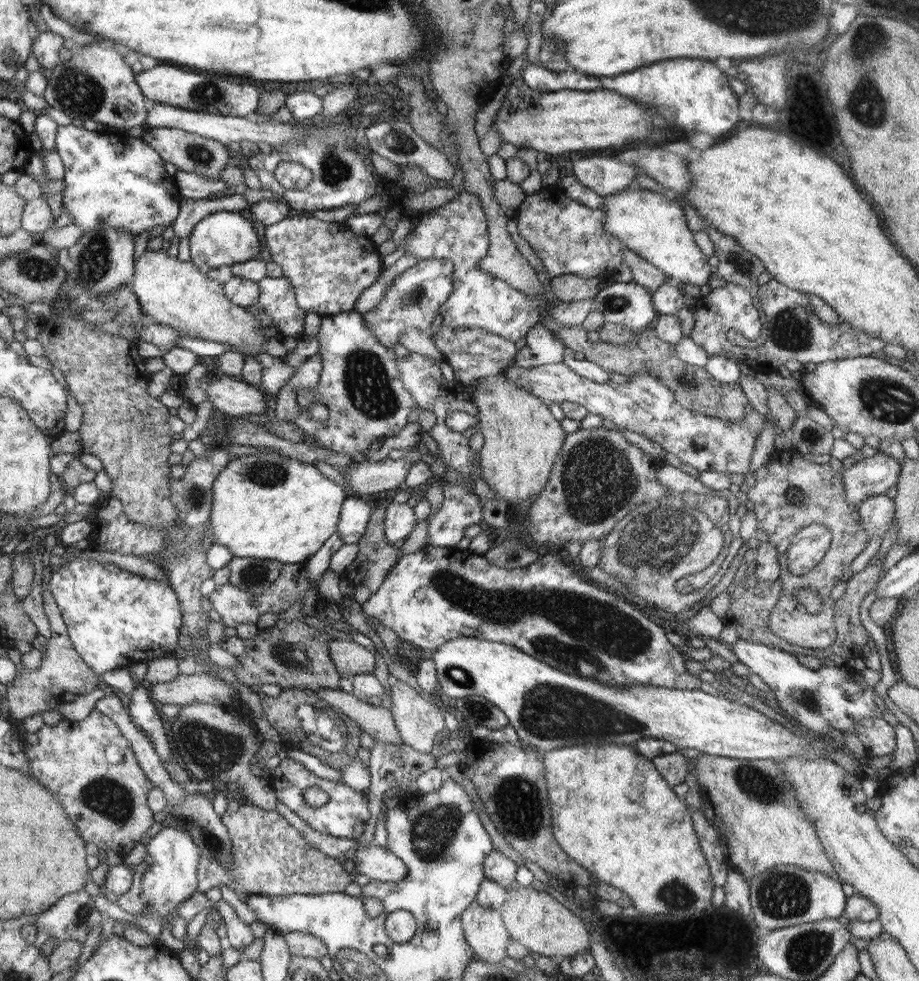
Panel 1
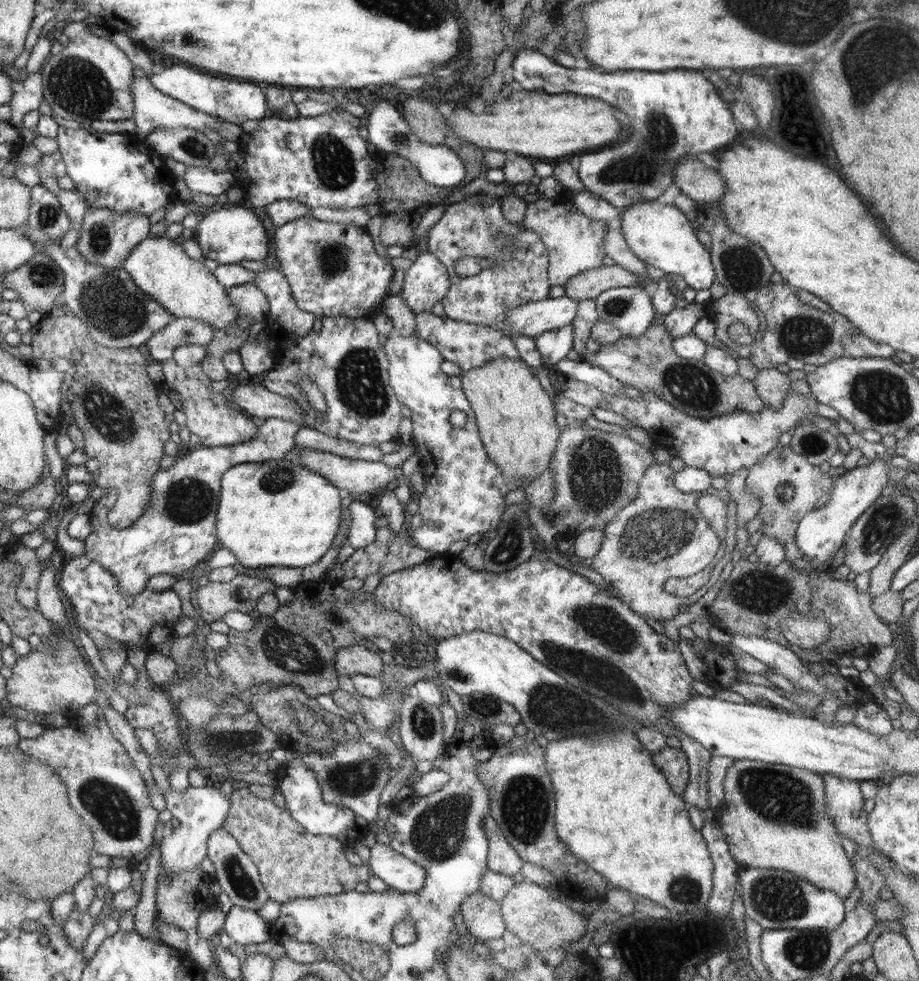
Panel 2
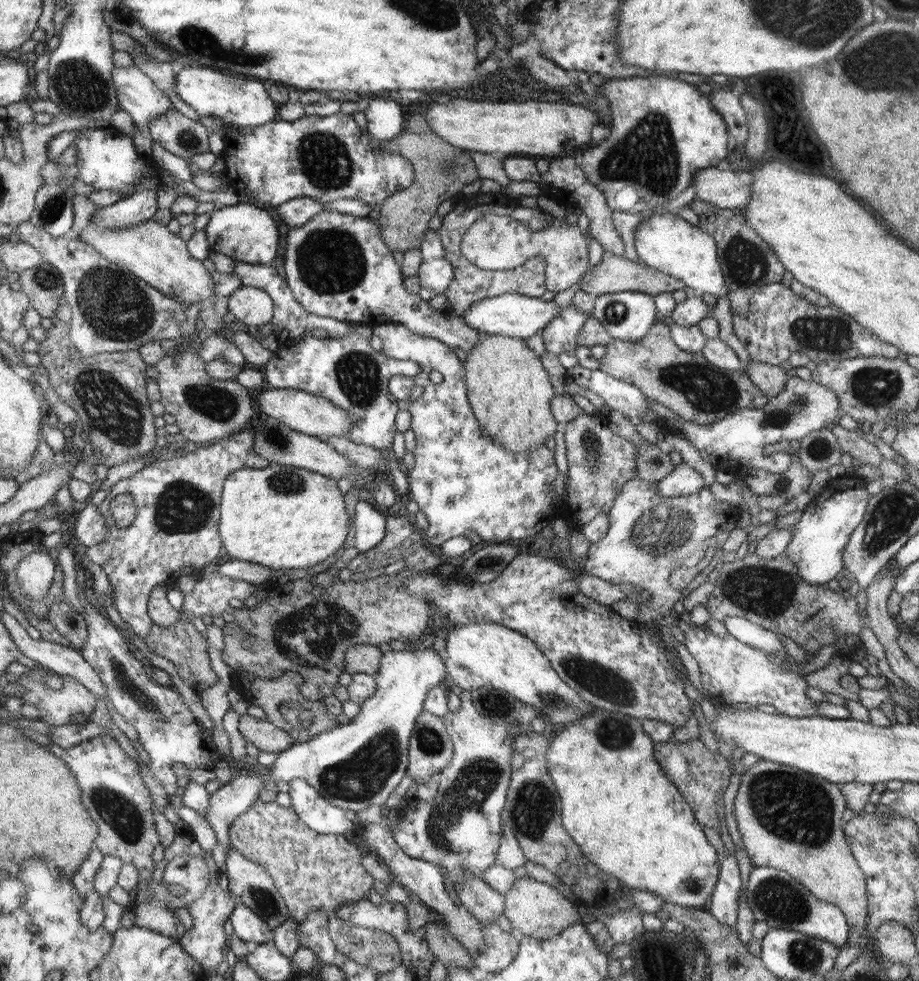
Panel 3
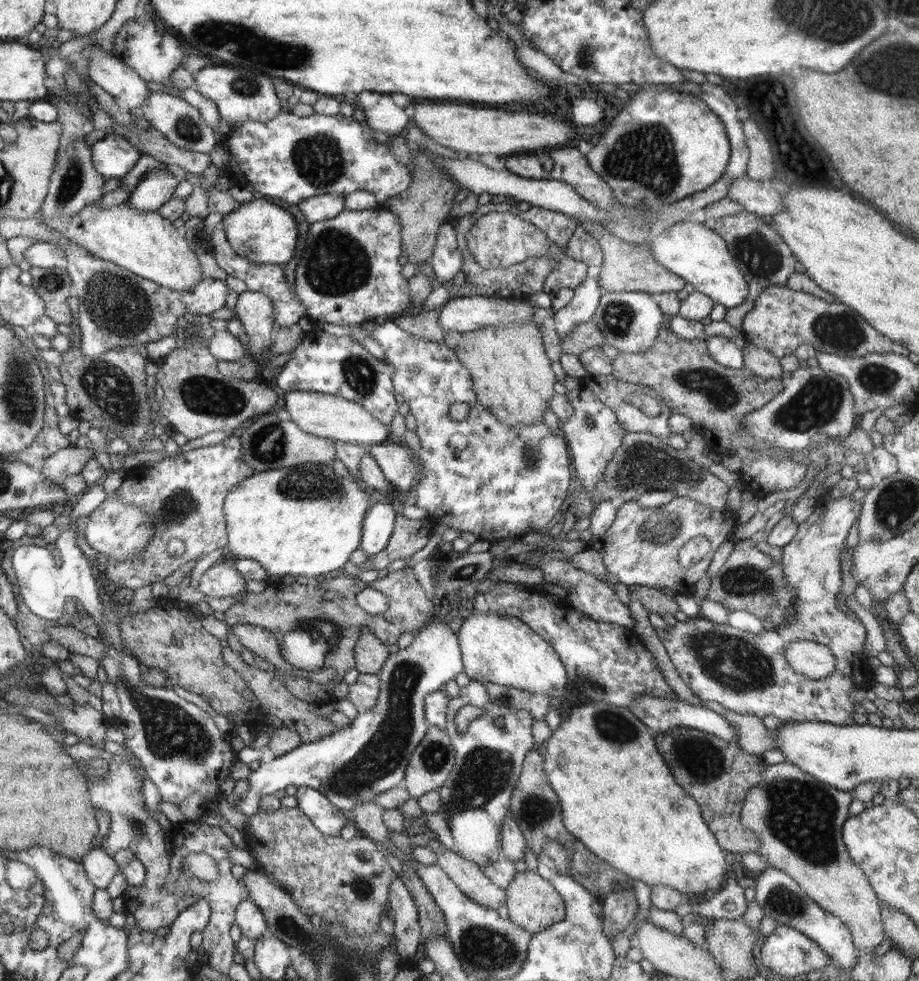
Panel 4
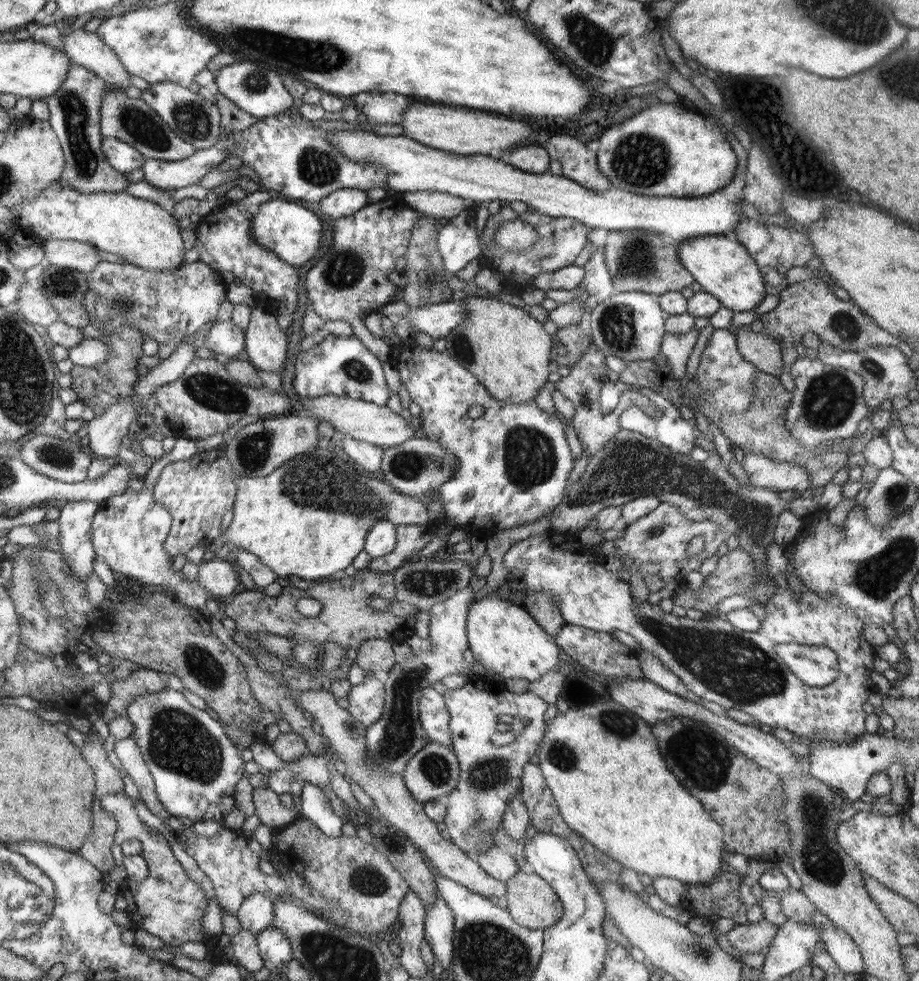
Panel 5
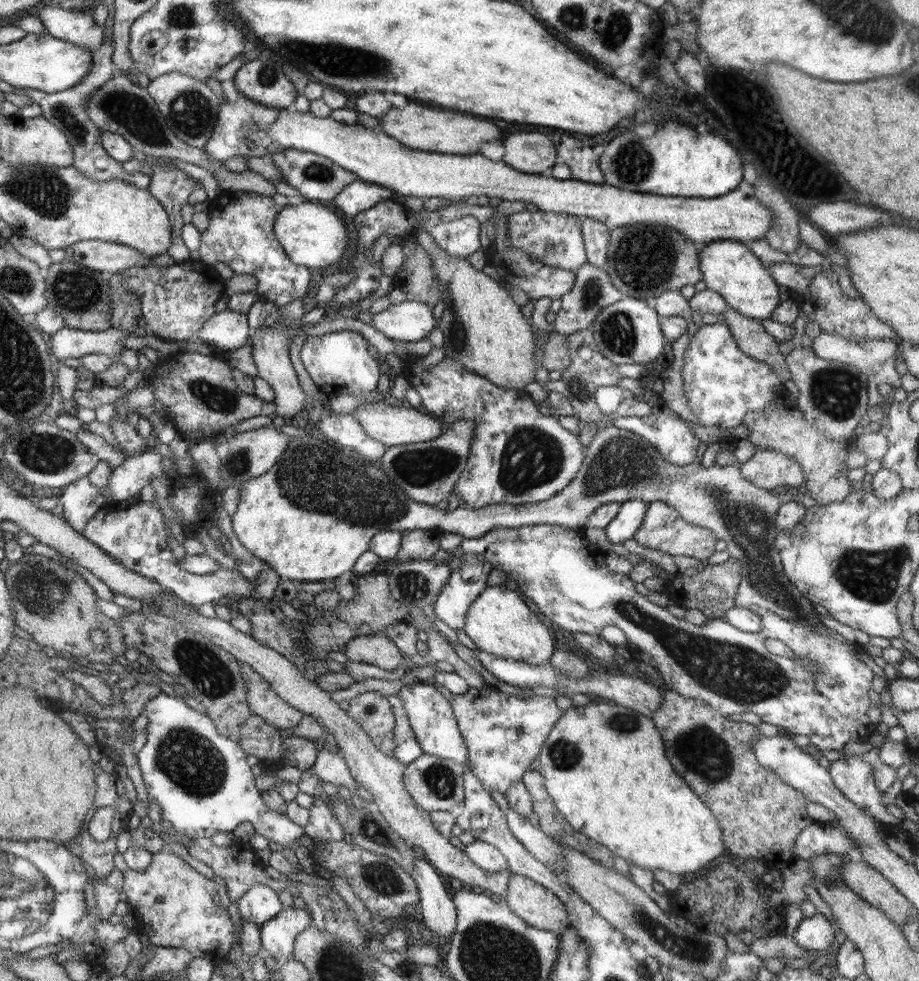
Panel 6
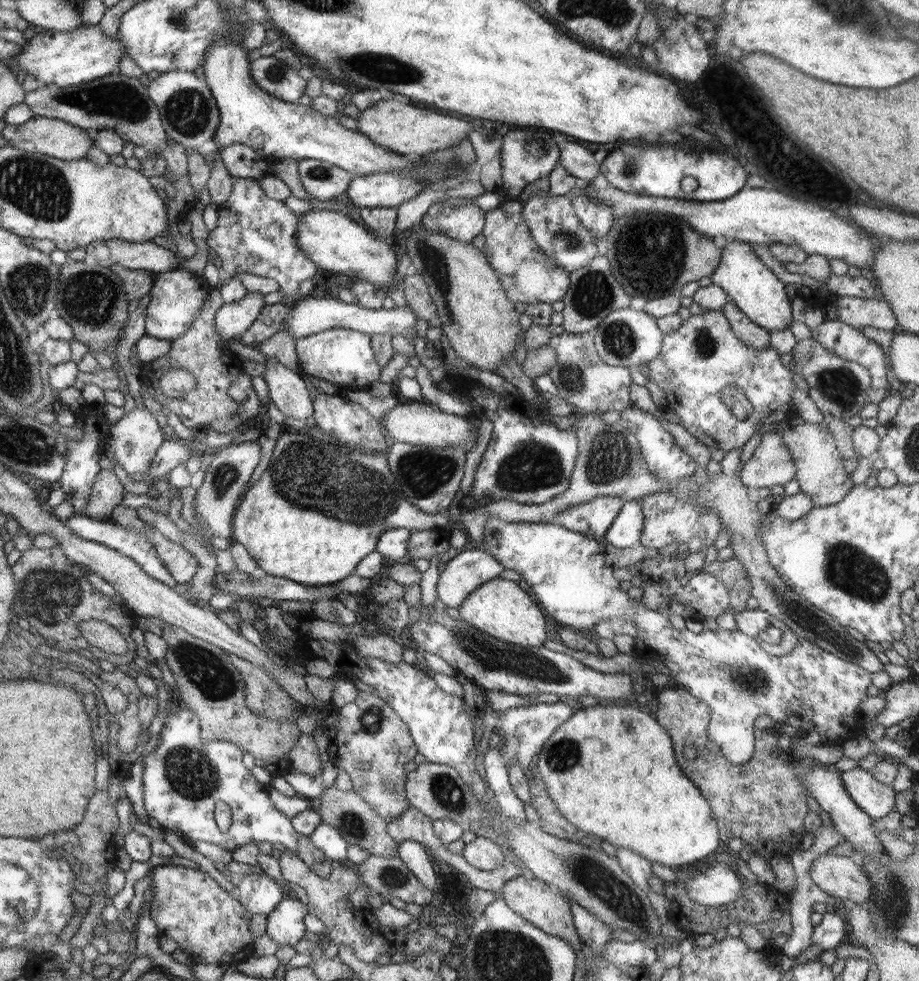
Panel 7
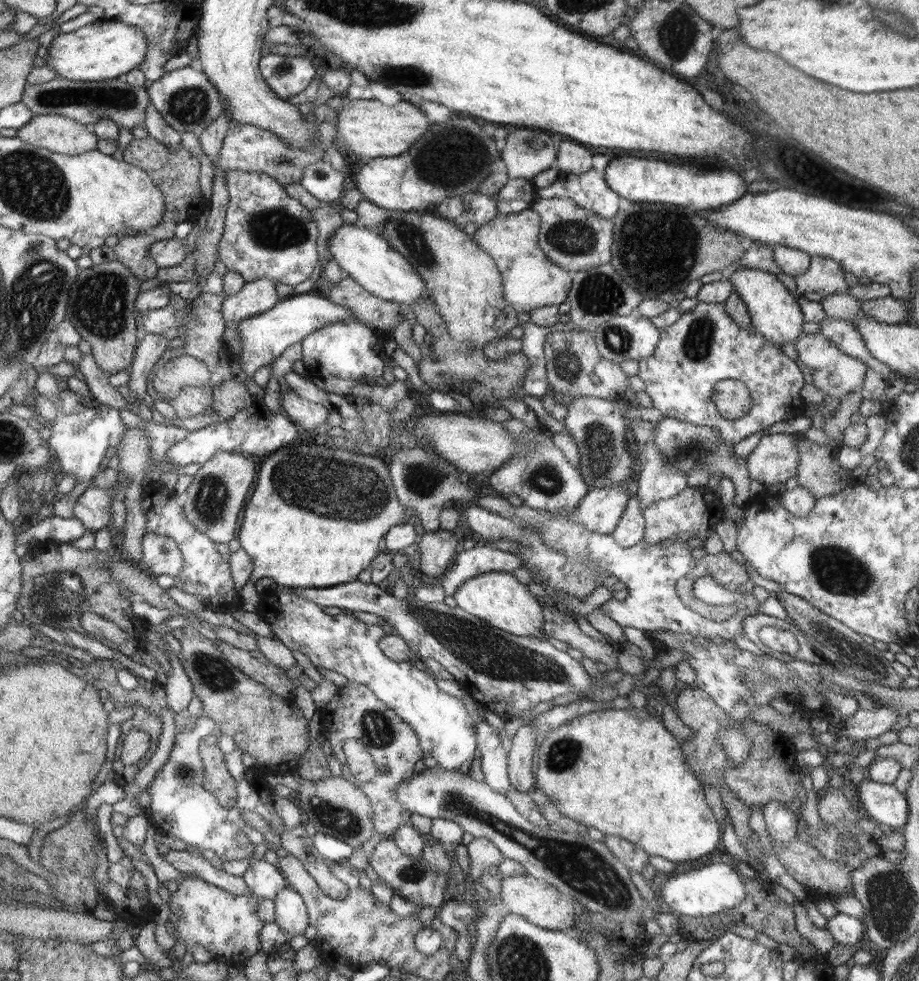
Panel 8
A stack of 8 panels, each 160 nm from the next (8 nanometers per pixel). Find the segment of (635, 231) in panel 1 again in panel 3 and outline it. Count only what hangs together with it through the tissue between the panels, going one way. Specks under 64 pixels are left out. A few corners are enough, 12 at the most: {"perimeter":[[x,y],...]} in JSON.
{"perimeter":[[676,216],[638,223],[639,260],[700,295],[727,295],[711,235]]}

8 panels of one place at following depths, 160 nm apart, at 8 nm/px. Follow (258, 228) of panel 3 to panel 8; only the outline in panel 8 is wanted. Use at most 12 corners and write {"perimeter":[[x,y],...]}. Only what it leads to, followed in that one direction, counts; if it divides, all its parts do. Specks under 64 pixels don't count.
{"perimeter":[[337,223],[330,259],[381,300],[428,297],[410,261],[375,230]]}

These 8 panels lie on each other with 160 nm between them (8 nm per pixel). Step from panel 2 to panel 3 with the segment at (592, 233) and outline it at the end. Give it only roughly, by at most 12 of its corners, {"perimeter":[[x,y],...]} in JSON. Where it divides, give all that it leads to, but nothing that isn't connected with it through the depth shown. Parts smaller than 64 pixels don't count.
{"perimeter":[[488,214],[466,231],[461,254],[488,272],[517,270],[538,255],[545,287],[578,283],[588,238],[550,217],[532,231]]}

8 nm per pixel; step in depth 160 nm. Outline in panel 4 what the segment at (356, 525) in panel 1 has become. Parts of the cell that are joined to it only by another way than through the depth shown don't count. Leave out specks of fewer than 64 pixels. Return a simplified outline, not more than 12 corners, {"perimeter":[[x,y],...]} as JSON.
{"perimeter":[[372,503],[362,523],[360,548],[384,550],[398,511]]}

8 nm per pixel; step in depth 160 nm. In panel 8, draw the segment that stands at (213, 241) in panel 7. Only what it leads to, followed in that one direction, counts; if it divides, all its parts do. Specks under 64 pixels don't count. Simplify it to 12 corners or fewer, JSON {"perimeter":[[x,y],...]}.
{"perimeter":[[226,172],[218,256],[252,282],[318,266],[306,206],[262,172]]}

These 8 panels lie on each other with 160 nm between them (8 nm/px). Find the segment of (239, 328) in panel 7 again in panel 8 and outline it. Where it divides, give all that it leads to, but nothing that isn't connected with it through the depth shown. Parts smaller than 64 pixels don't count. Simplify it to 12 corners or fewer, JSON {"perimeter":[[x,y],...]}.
{"perimeter":[[274,280],[246,282],[221,309],[234,327],[280,302]]}

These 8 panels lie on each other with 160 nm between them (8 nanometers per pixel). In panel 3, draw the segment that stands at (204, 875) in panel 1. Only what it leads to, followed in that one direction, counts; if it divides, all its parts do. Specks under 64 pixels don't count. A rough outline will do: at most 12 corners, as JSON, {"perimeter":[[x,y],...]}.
{"perimeter":[[258,799],[231,844],[270,873],[298,923],[366,899],[344,835]]}

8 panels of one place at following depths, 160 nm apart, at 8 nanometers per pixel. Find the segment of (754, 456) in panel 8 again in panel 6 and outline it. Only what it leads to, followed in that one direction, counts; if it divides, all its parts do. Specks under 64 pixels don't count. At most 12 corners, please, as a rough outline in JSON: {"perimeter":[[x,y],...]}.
{"perimeter":[[757,450],[740,464],[746,480],[769,491],[806,481],[802,467]]}

